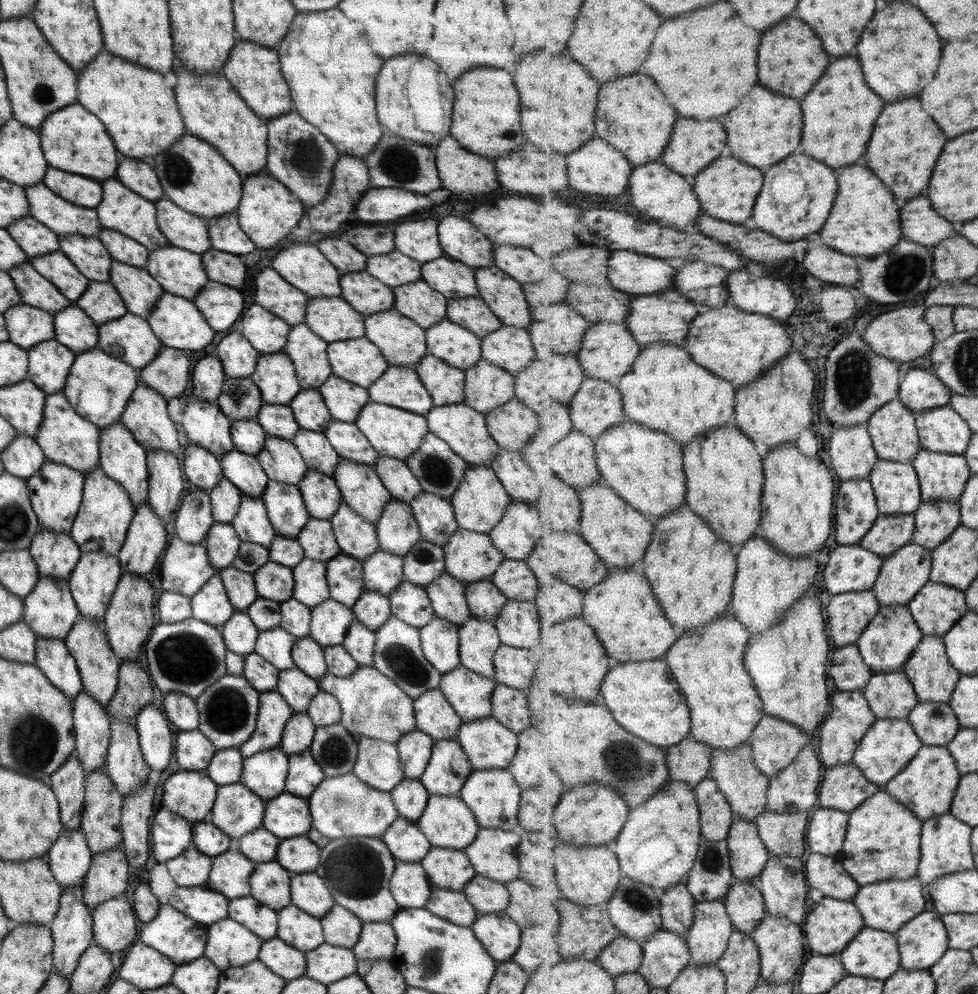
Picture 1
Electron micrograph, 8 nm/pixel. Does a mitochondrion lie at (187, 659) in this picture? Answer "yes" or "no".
yes

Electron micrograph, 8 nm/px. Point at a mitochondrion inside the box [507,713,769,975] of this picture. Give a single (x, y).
(623, 760)

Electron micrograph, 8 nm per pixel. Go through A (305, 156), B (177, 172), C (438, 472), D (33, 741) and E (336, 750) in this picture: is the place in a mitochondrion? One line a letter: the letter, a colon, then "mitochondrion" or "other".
A: mitochondrion
B: mitochondrion
C: mitochondrion
D: mitochondrion
E: mitochondrion

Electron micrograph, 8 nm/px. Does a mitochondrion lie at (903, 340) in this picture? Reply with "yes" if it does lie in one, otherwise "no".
no

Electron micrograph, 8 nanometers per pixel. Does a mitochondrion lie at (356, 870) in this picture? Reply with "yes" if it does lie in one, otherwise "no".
yes

